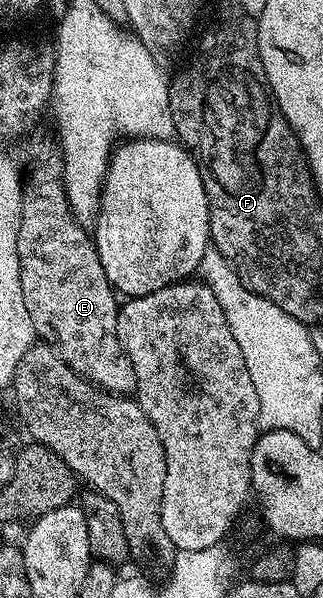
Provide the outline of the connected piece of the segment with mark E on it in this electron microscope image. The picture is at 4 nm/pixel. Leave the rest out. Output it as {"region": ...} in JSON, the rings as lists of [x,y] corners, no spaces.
{"region":[[[57,153],[46,154],[44,161],[50,165],[50,168],[39,168],[35,165],[31,169],[31,174],[25,175],[22,184],[22,219],[18,229],[18,263],[22,271],[20,272],[20,284],[22,285],[22,295],[24,296],[24,308],[28,308],[28,316],[32,316],[35,335],[47,346],[51,346],[65,362],[73,368],[82,378],[87,378],[95,386],[101,386],[104,390],[119,396],[130,396],[136,391],[136,368],[132,368],[132,360],[124,352],[124,348],[118,339],[116,332],[116,320],[118,319],[119,299],[116,297],[116,291],[111,286],[108,276],[104,276],[104,264],[100,264],[98,249],[94,247],[94,239],[88,233],[87,227],[79,222],[74,211],[70,209],[70,201],[66,195],[66,185],[62,182],[62,159]]]}

